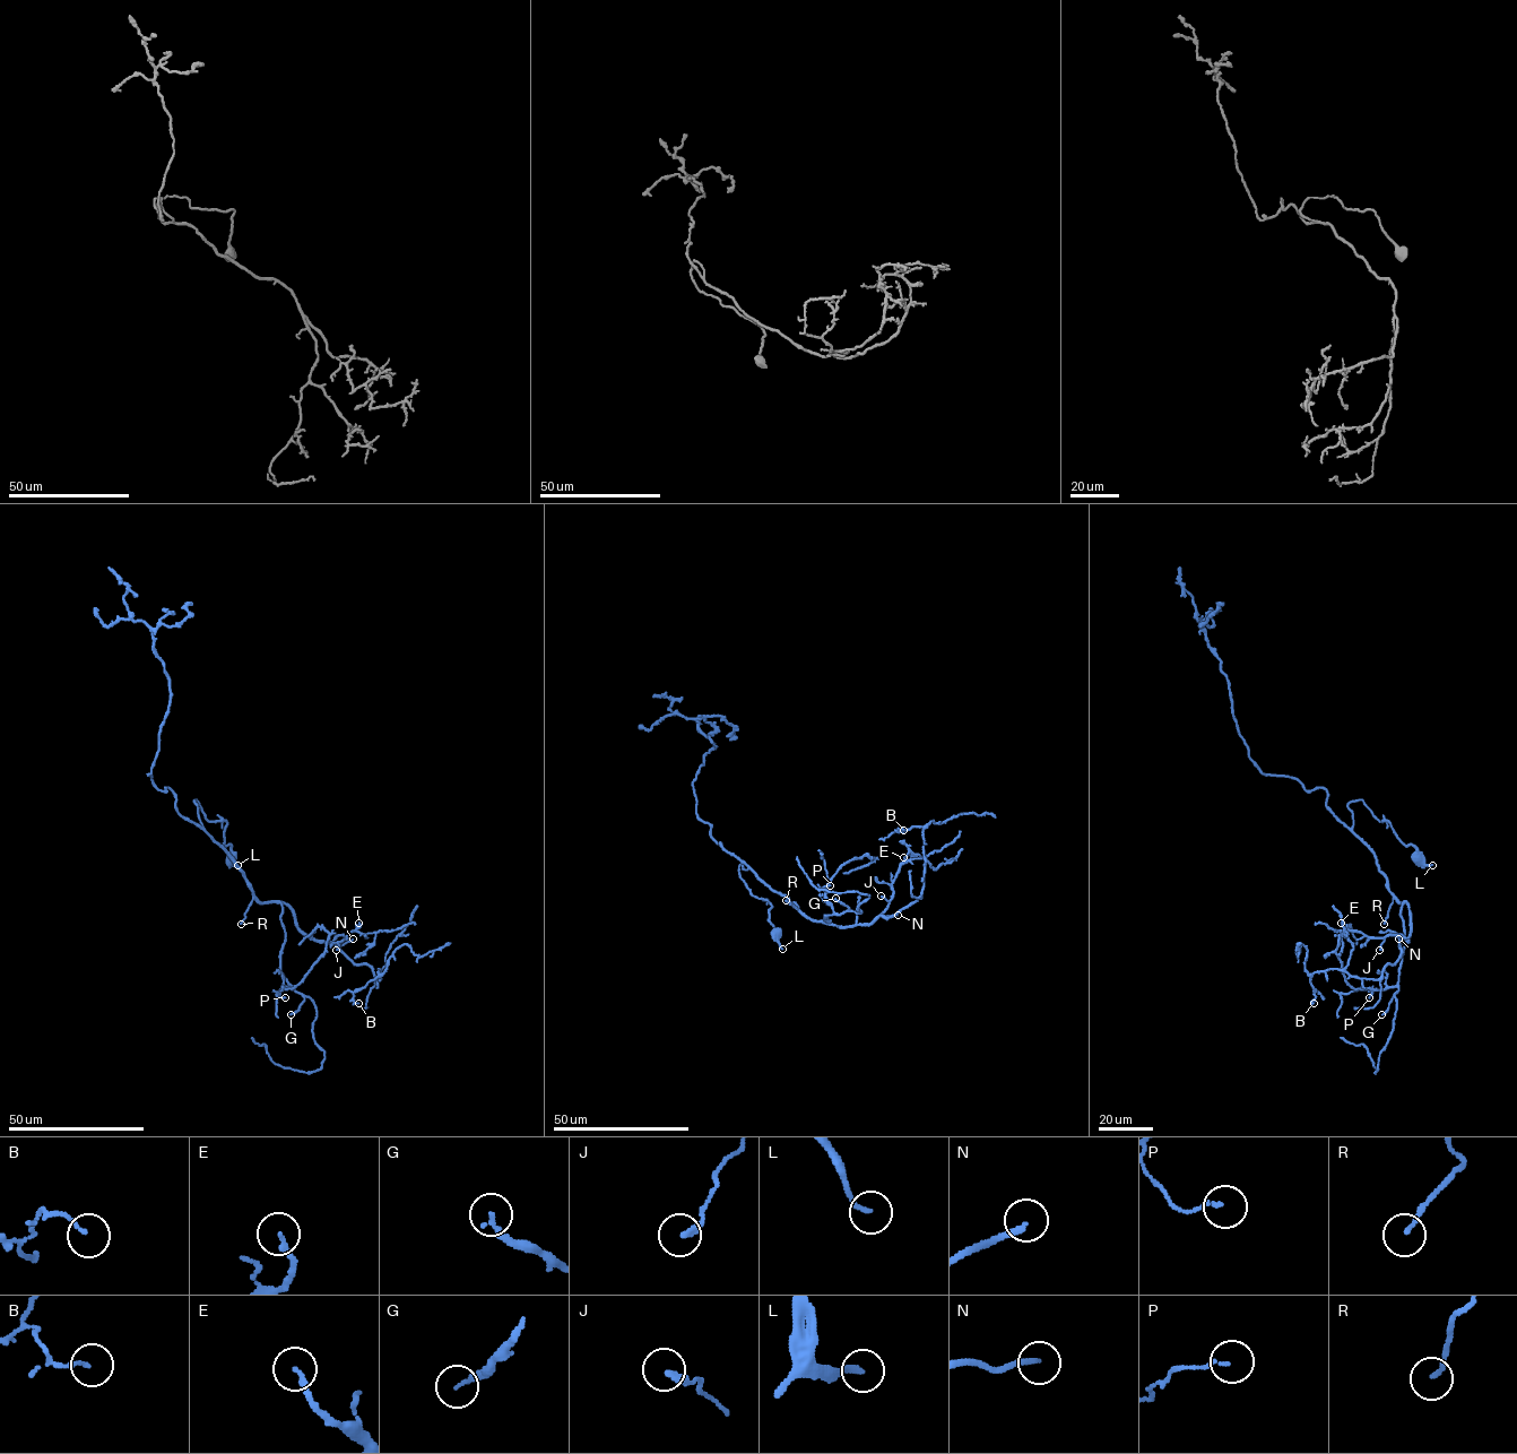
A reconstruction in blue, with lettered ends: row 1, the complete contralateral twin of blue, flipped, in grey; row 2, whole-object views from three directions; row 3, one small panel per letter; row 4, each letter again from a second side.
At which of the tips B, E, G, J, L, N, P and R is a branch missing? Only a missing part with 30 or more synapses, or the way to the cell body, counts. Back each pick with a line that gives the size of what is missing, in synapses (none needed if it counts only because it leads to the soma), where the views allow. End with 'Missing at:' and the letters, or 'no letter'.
N: 35 syn
Missing at: N

